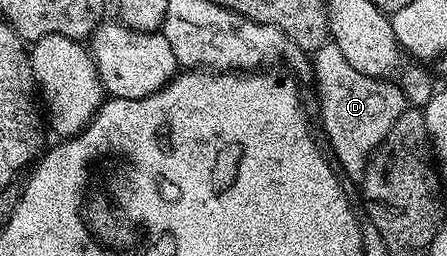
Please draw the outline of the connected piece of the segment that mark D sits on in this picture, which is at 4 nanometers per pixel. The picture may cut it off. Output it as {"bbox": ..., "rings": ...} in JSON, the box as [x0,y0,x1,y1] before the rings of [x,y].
{"bbox":[313,40,408,184],"rings":[[[330,40],[313,53],[314,76],[318,82],[318,98],[322,128],[334,150],[335,161],[343,175],[356,184],[364,179],[364,170],[373,151],[384,142],[398,116],[407,109],[408,101],[401,85],[366,76],[350,64],[350,60]]]}

